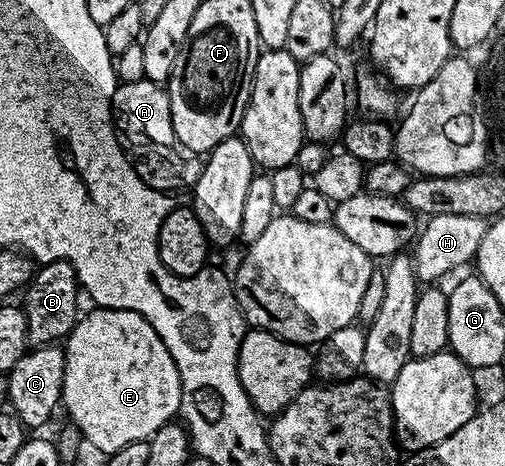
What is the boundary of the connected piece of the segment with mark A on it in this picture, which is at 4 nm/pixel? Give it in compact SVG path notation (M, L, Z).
M146 79L118 83L113 95L113 119L133 167L147 186L160 192L177 194L180 188L189 190L197 183L202 157L179 142L179 134L175 134L175 126L171 122L169 94L162 85Z

